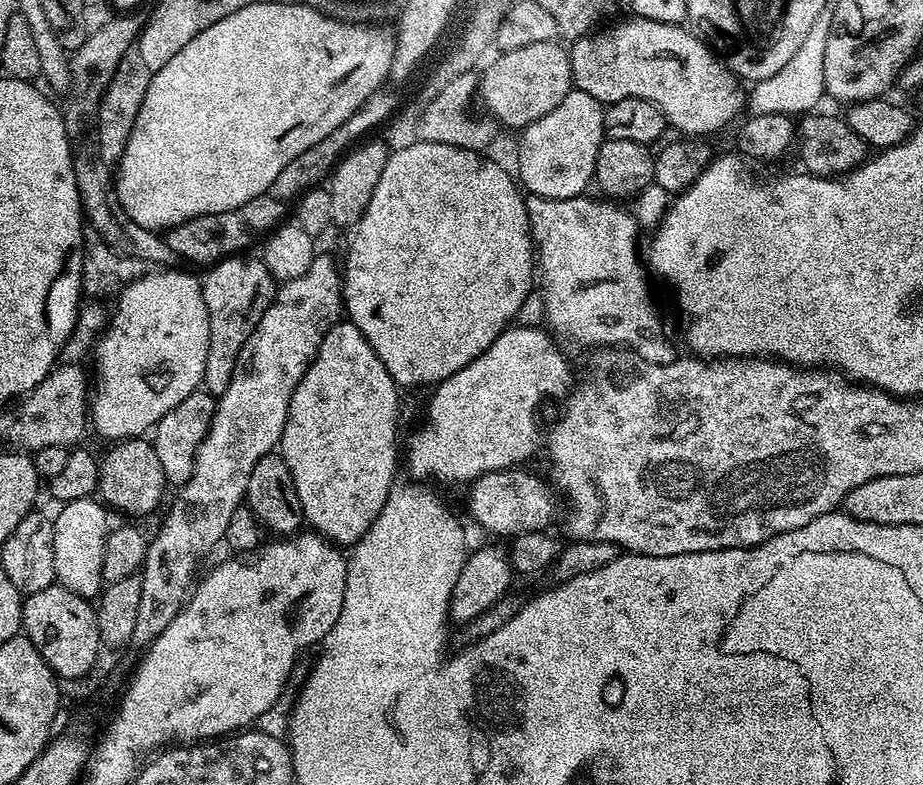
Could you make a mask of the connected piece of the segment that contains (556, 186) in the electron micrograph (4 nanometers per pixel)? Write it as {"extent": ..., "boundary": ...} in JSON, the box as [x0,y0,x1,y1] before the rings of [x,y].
{"extent":[516,90,606,200],"boundary":[[[574,90],[550,110],[550,114],[542,114],[536,122],[530,122],[519,133],[520,145],[516,148],[516,168],[519,183],[525,193],[541,196],[542,198],[554,198],[565,200],[575,196],[585,195],[589,191],[596,175],[596,163],[598,162],[598,150],[606,139],[604,134],[604,109],[605,105],[599,100],[590,98],[590,94]]]}

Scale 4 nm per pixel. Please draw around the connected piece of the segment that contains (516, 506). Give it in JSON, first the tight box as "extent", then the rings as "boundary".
{"extent":[467,466,557,538],"boundary":[[[517,466],[494,470],[482,474],[467,485],[468,512],[478,527],[505,538],[523,532],[543,532],[549,527],[548,523],[556,516],[557,497],[553,485],[547,479],[539,480],[526,469],[527,467]]]}

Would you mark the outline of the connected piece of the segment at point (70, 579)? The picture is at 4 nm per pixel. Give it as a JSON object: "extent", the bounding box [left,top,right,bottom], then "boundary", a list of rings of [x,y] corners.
{"extent":[52,498,110,598],"boundary":[[[89,498],[87,500],[75,500],[74,502],[70,502],[69,504],[63,505],[59,510],[61,512],[58,514],[55,513],[52,522],[52,525],[54,526],[54,570],[56,571],[56,583],[59,584],[60,587],[70,590],[74,594],[78,594],[85,598],[99,597],[106,583],[104,575],[102,574],[102,554],[106,554],[106,538],[110,531],[110,523],[108,524],[108,515],[110,515],[109,509],[105,507],[99,499]]]}

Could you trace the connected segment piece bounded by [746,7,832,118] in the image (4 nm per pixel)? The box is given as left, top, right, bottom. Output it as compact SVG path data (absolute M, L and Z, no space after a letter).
M827 7L818 14L814 26L810 26L810 34L806 34L802 46L794 53L794 58L778 70L778 74L770 74L770 78L755 81L746 96L746 108L751 115L782 114L793 118L808 114L820 99L825 99L823 82L823 63L825 61L826 42L832 26L832 8Z

